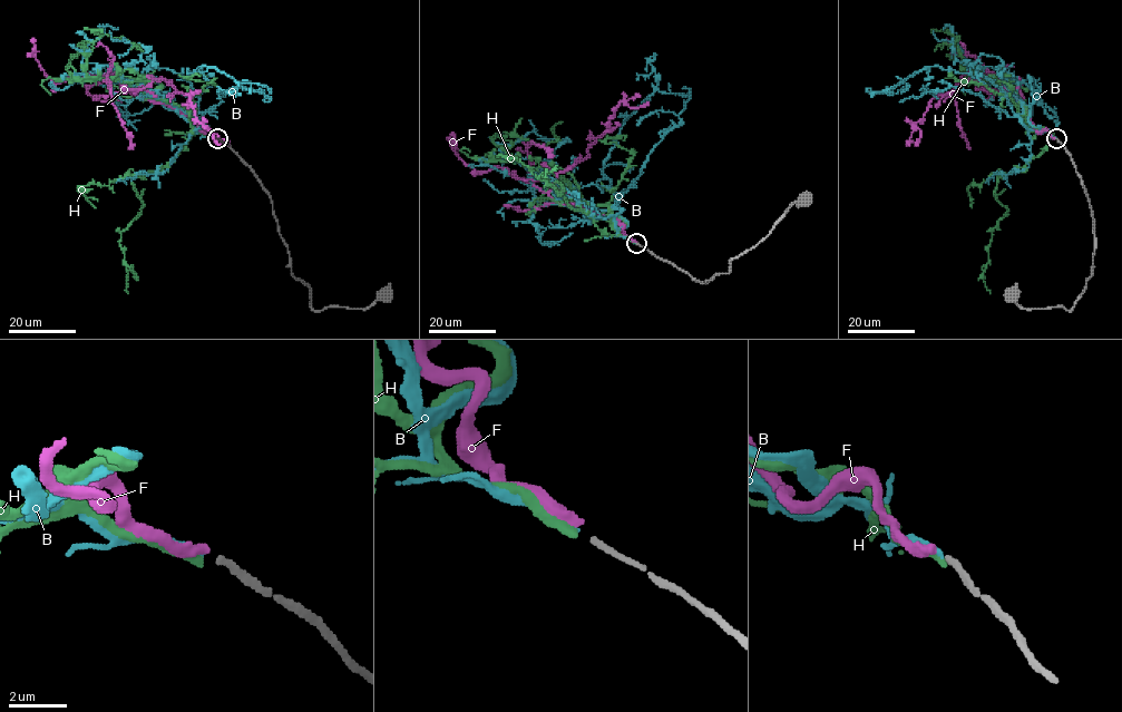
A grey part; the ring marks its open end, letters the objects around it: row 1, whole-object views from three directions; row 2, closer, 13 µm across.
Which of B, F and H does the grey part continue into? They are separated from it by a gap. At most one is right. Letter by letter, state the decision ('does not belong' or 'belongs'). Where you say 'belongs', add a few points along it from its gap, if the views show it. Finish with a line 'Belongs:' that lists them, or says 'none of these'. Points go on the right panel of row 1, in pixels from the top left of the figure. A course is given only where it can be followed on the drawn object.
B: belongs; it runs (1055, 138), (1023, 123), (1005, 95), (986, 77), (930, 66), (914, 71), (889, 88), (871, 89)
F: does not belong
H: does not belong
Belongs: B

